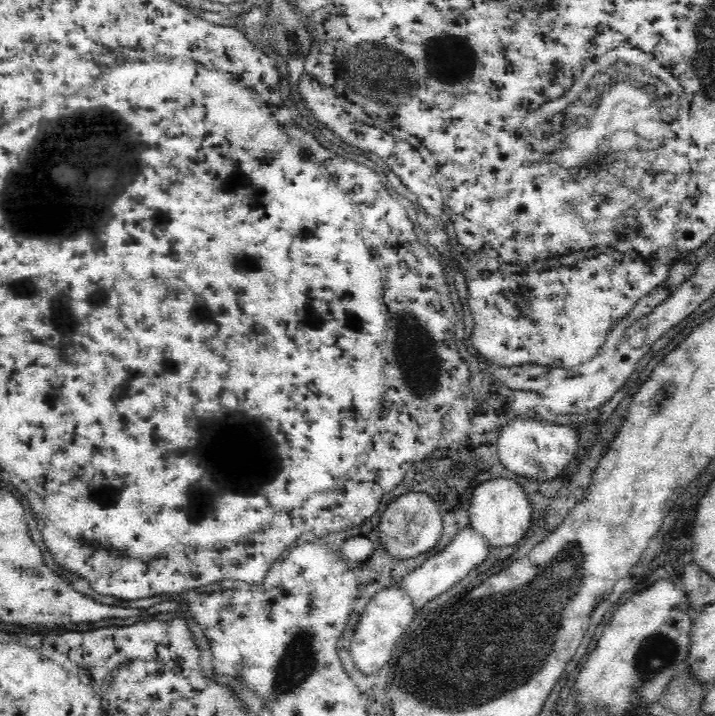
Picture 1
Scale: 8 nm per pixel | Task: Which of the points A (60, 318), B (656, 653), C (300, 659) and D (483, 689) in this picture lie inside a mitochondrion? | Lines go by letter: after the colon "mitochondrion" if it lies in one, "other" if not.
A: other
B: mitochondrion
C: mitochondrion
D: mitochondrion

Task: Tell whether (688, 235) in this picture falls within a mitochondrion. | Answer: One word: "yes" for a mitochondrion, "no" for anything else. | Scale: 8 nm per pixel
no

